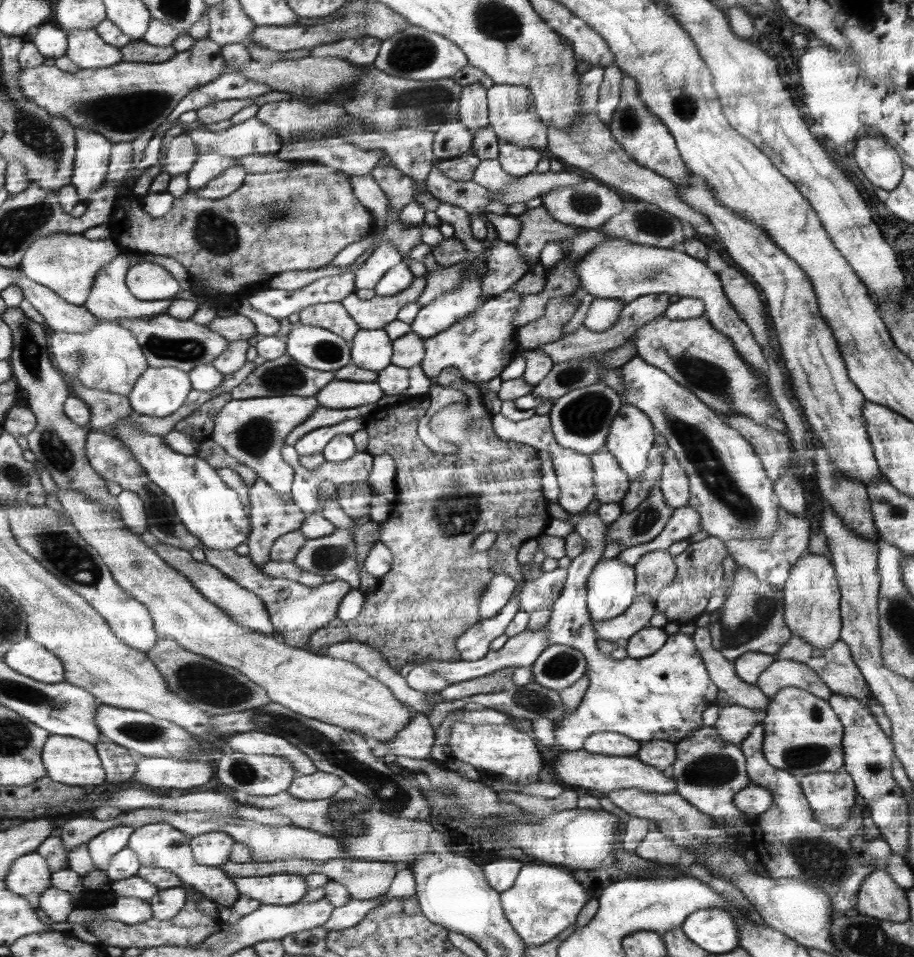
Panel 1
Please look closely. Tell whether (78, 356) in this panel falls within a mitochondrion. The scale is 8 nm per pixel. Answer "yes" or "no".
yes

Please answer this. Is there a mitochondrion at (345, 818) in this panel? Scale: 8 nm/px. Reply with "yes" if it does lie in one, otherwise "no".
yes

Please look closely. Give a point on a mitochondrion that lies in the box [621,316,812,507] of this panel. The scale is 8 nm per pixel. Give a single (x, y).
(705, 374)

